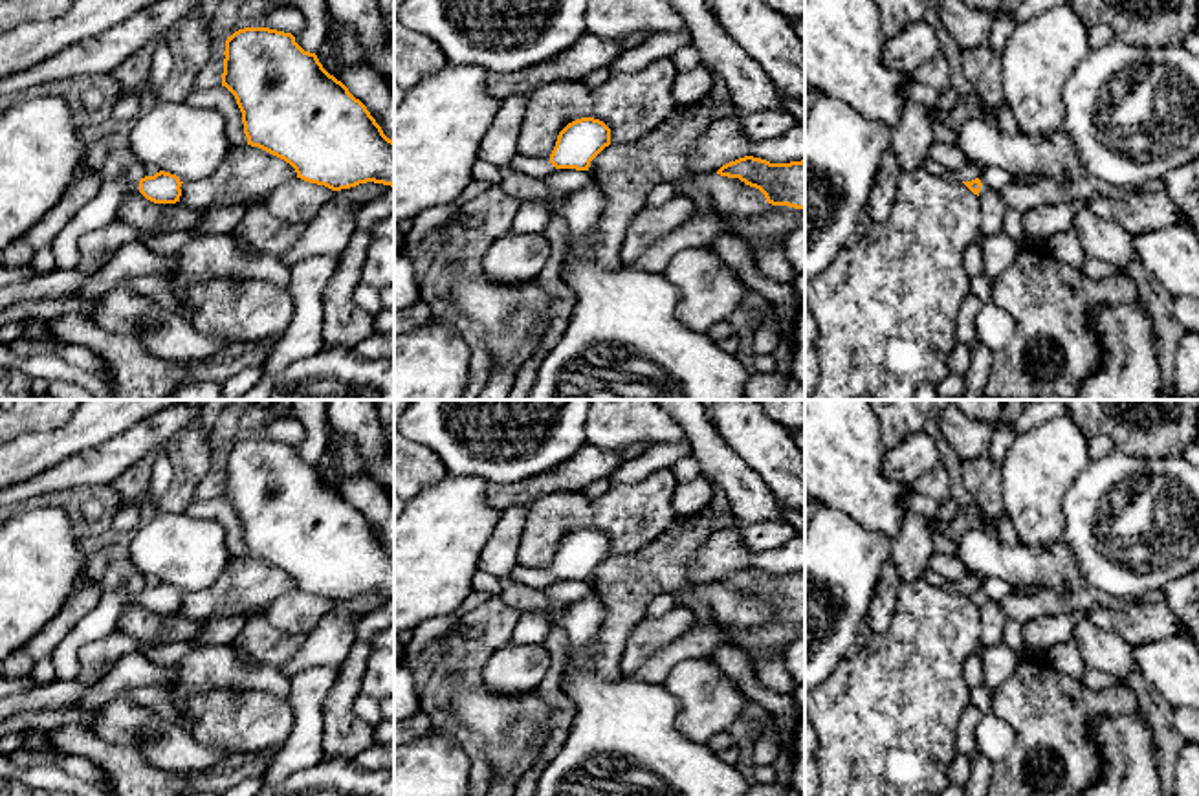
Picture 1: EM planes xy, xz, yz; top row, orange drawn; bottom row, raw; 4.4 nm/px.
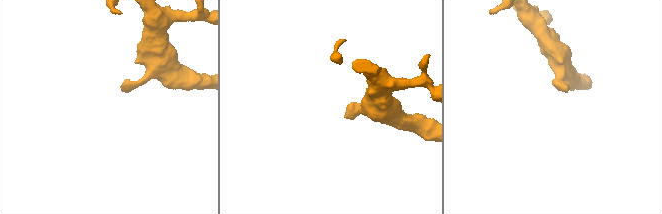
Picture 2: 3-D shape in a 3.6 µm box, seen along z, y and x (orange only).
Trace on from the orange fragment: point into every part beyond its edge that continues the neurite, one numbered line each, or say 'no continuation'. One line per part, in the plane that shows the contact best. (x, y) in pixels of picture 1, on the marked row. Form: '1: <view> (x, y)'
1: xy (101, 210)

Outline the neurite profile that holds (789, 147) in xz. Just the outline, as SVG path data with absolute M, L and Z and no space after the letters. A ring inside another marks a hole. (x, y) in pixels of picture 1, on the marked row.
M805 123L794 125L783 136L755 141L748 156L761 158L770 163L790 163L805 160Z

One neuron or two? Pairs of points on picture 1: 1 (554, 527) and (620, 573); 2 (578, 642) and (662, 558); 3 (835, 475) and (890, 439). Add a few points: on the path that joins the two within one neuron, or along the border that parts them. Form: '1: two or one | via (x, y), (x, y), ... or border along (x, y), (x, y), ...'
1: two | border along (651, 540), (631, 552), (611, 554)
2: two | border along (593, 587), (604, 624), (582, 657)
3: two | border along (877, 419), (880, 442), (886, 450)

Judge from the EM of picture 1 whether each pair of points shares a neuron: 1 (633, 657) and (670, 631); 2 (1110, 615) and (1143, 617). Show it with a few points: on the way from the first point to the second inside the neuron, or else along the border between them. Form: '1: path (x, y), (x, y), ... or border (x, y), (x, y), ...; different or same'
1: path (642, 648), (660, 631); same
2: path (1117, 617), (1135, 617); same

